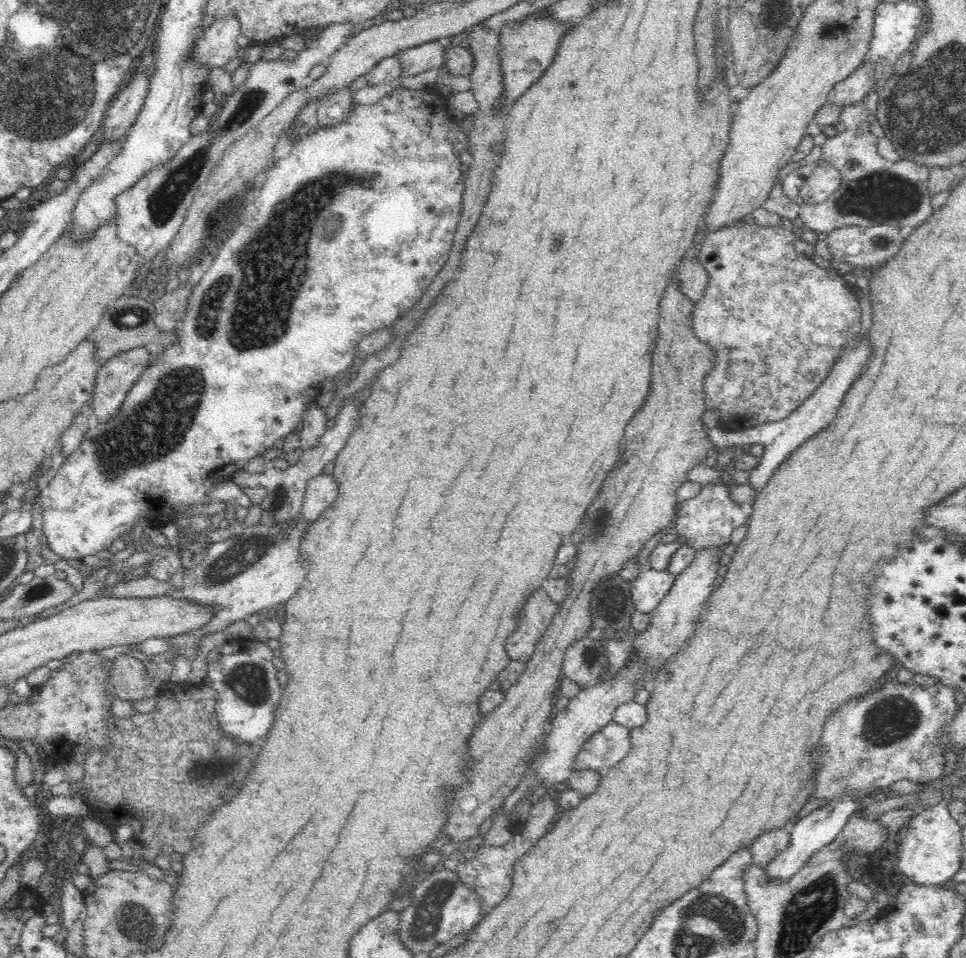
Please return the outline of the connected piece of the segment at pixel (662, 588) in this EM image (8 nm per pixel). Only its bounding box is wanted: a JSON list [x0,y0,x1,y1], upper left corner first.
[631,569,676,614]

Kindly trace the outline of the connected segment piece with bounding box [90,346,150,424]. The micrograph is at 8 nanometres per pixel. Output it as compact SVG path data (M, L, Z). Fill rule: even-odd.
M140 346L119 353L99 368L92 396L91 424L108 422L121 412L134 383L149 367L149 349Z

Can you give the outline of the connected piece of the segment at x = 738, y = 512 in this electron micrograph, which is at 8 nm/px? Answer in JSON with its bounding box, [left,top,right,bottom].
[671,486,749,550]

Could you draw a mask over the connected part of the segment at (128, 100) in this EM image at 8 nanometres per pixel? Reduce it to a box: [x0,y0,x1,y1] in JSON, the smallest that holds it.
[100,70,150,143]

